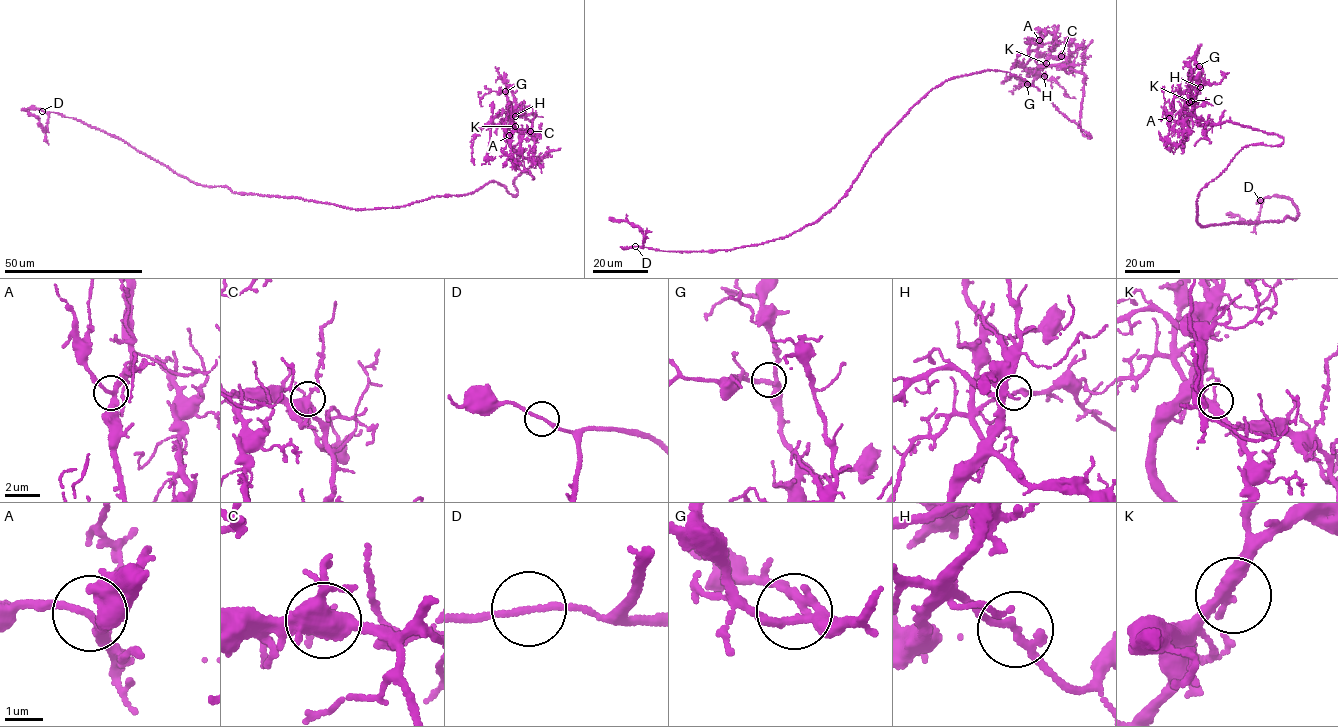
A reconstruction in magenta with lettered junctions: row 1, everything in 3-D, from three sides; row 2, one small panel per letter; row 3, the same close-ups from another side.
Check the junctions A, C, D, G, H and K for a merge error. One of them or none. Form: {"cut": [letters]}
{"cut": []}

